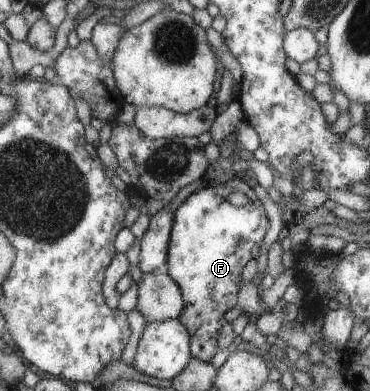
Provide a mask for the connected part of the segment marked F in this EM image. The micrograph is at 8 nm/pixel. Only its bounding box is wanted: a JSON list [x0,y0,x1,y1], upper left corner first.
[165,179,269,363]

